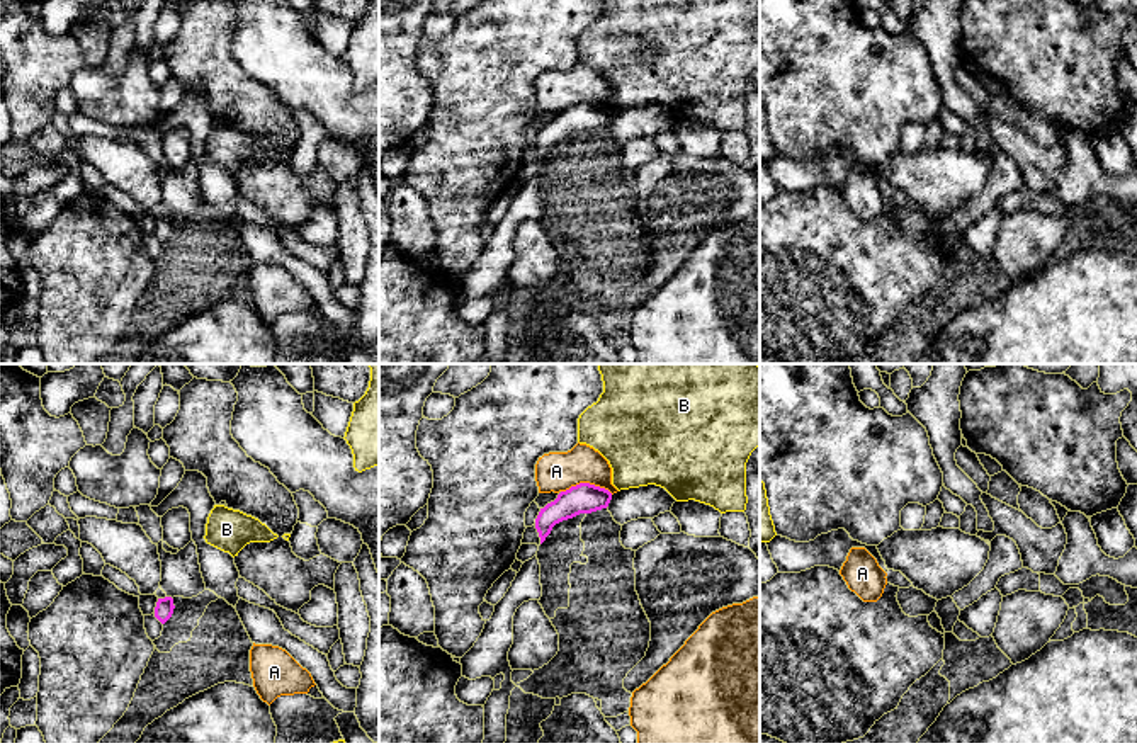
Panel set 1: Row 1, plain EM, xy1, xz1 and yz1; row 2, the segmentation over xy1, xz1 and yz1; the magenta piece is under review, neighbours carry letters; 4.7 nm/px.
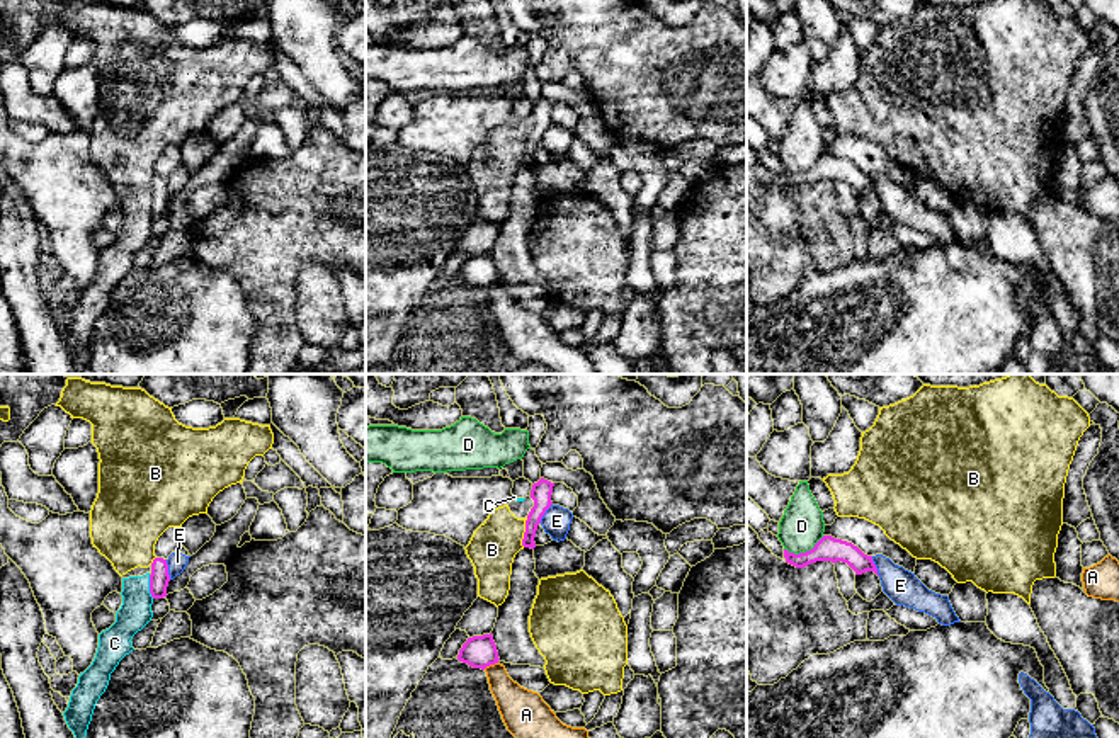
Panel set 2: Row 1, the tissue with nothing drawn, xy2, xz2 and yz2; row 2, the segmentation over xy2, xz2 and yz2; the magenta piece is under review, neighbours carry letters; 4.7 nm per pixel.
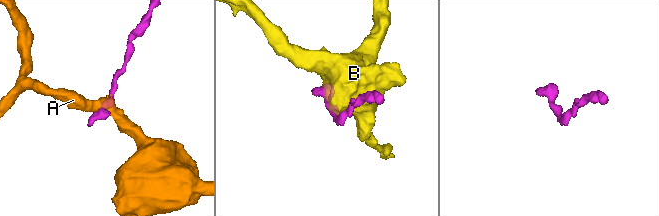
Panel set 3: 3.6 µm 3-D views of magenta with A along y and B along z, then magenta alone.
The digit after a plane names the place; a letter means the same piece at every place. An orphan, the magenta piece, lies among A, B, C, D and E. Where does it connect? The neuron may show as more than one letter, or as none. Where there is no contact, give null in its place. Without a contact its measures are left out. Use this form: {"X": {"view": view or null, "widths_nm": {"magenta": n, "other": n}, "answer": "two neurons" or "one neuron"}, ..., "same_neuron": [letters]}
{"A": {"view": "xz1", "widths_nm": {"magenta": 140, "other": 190}, "answer": "two neurons"}, "B": {"view": "xz2", "widths_nm": {"magenta": 100, "other": 220}, "answer": "two neurons"}, "C": {"view": "xy2", "widths_nm": {"magenta": 100, "other": 150}, "answer": "two neurons"}, "D": {"view": "yz2", "widths_nm": {"magenta": 120, "other": 200}, "answer": "two neurons"}, "E": {"view": "xy2", "widths_nm": {"magenta": 100, "other": 90}, "answer": "two neurons"}, "same_neuron": []}

